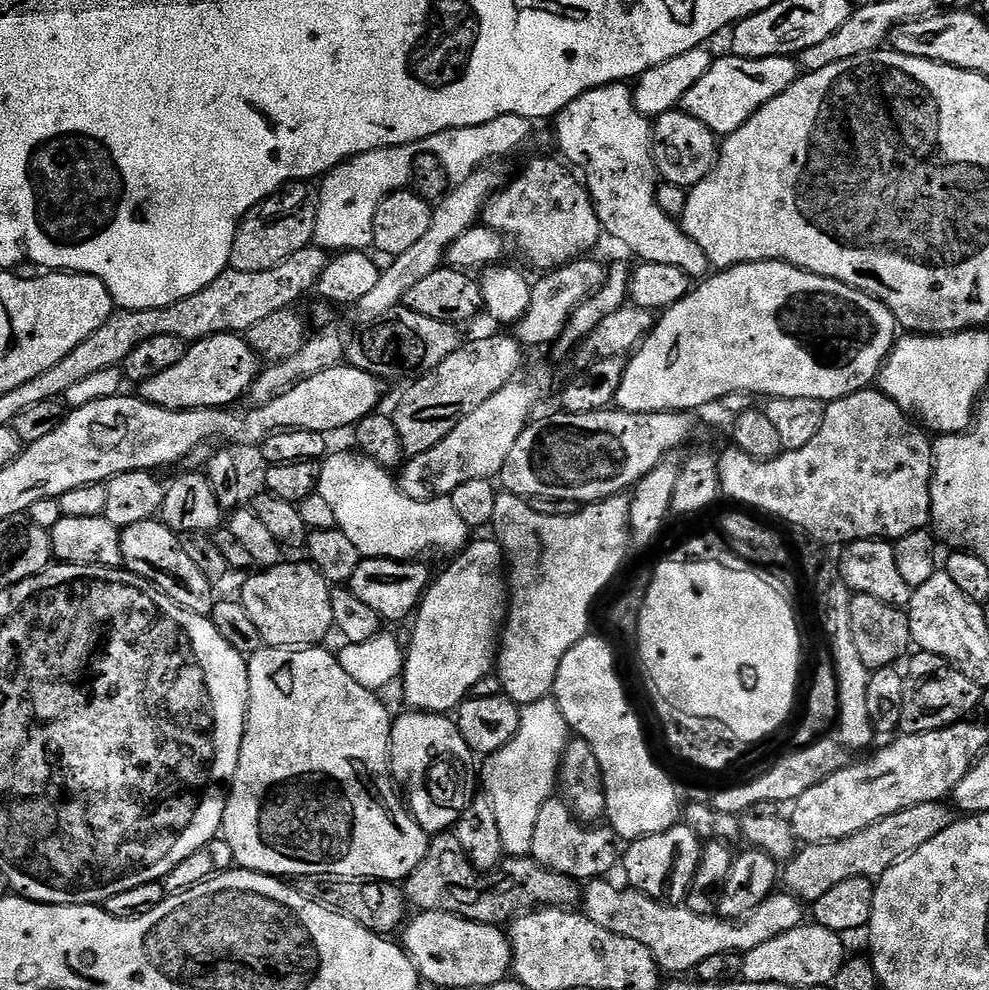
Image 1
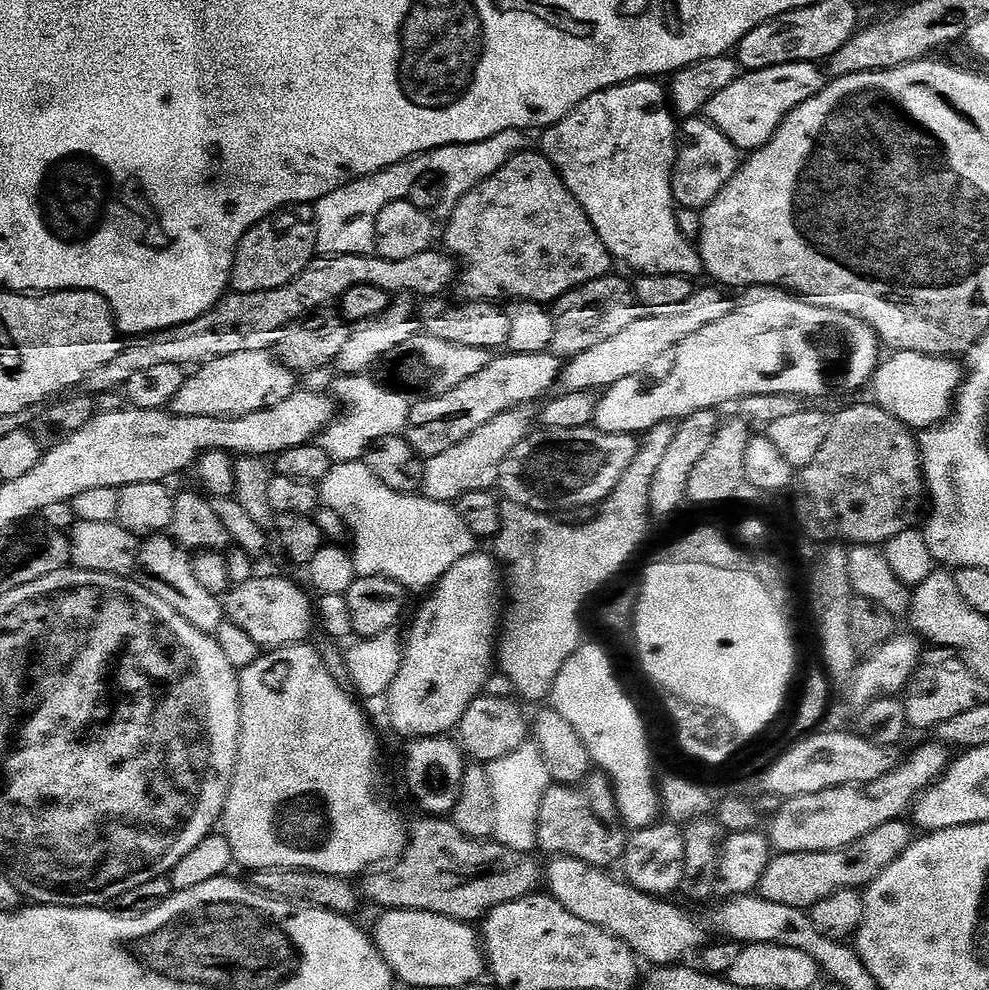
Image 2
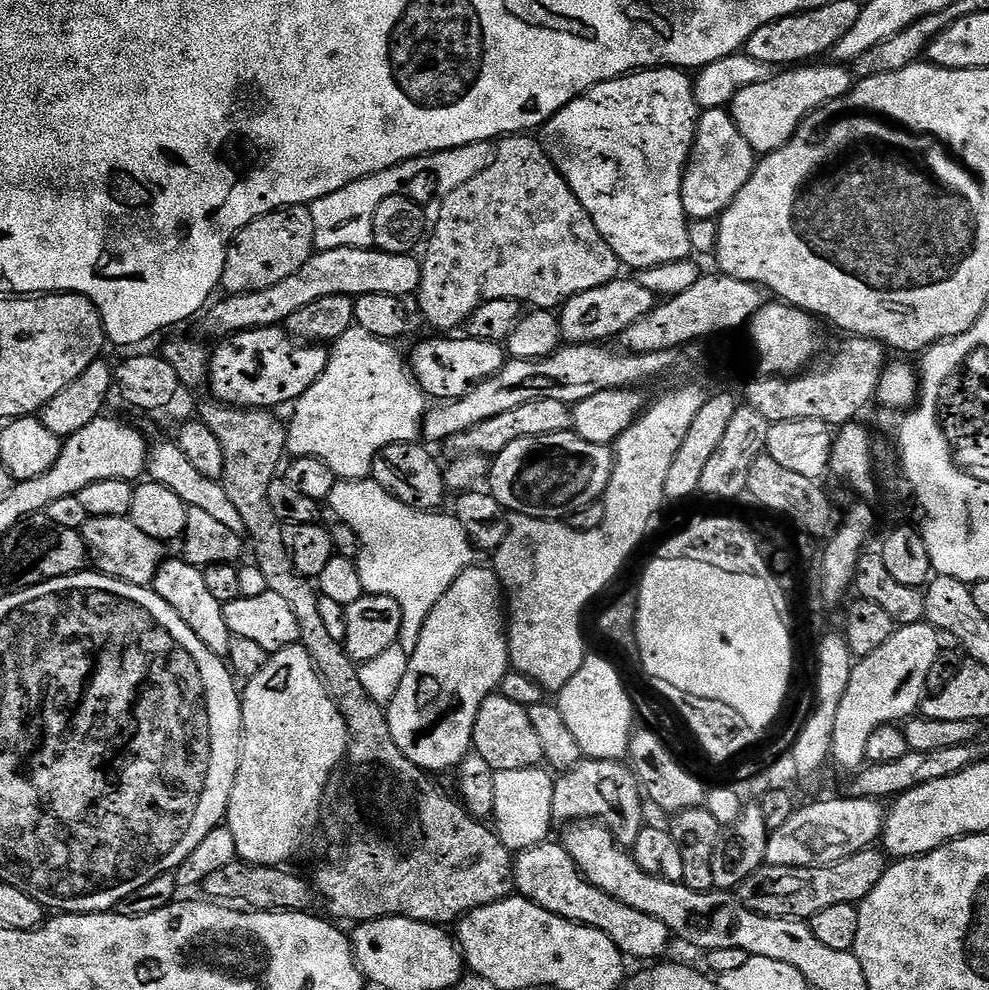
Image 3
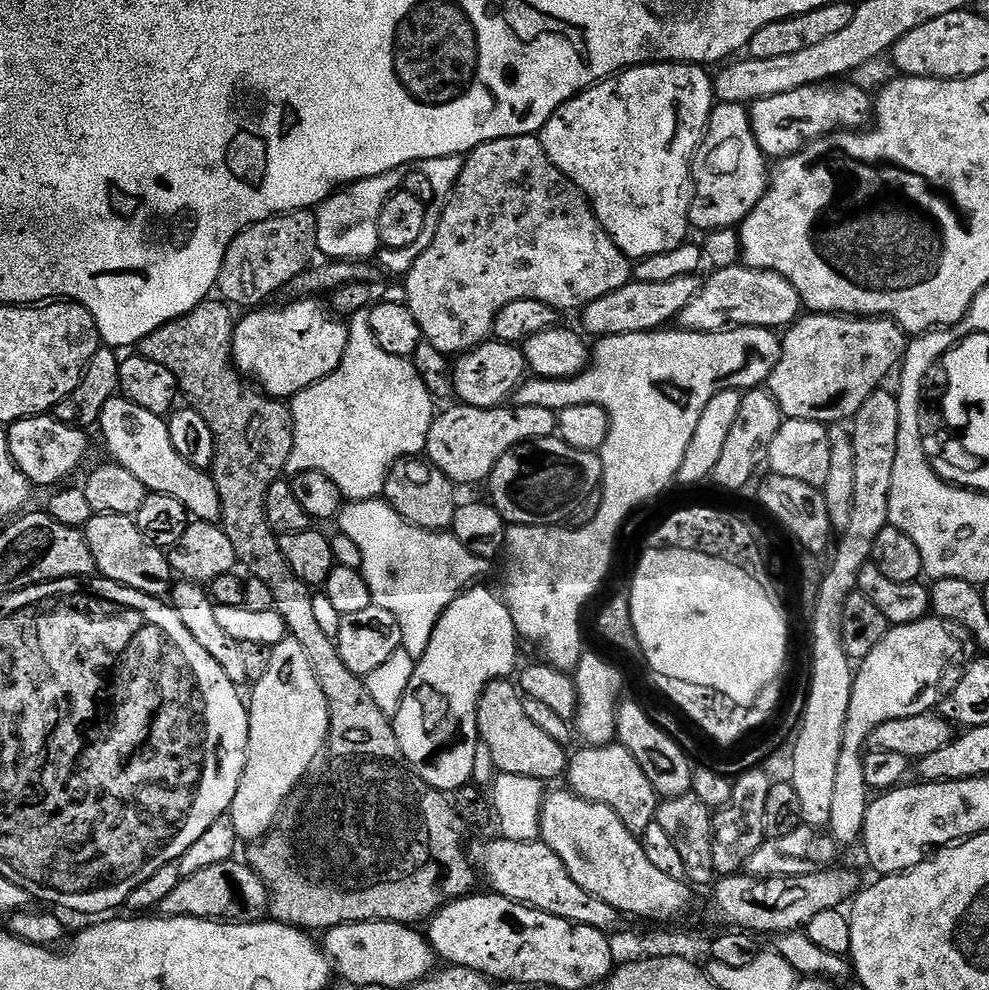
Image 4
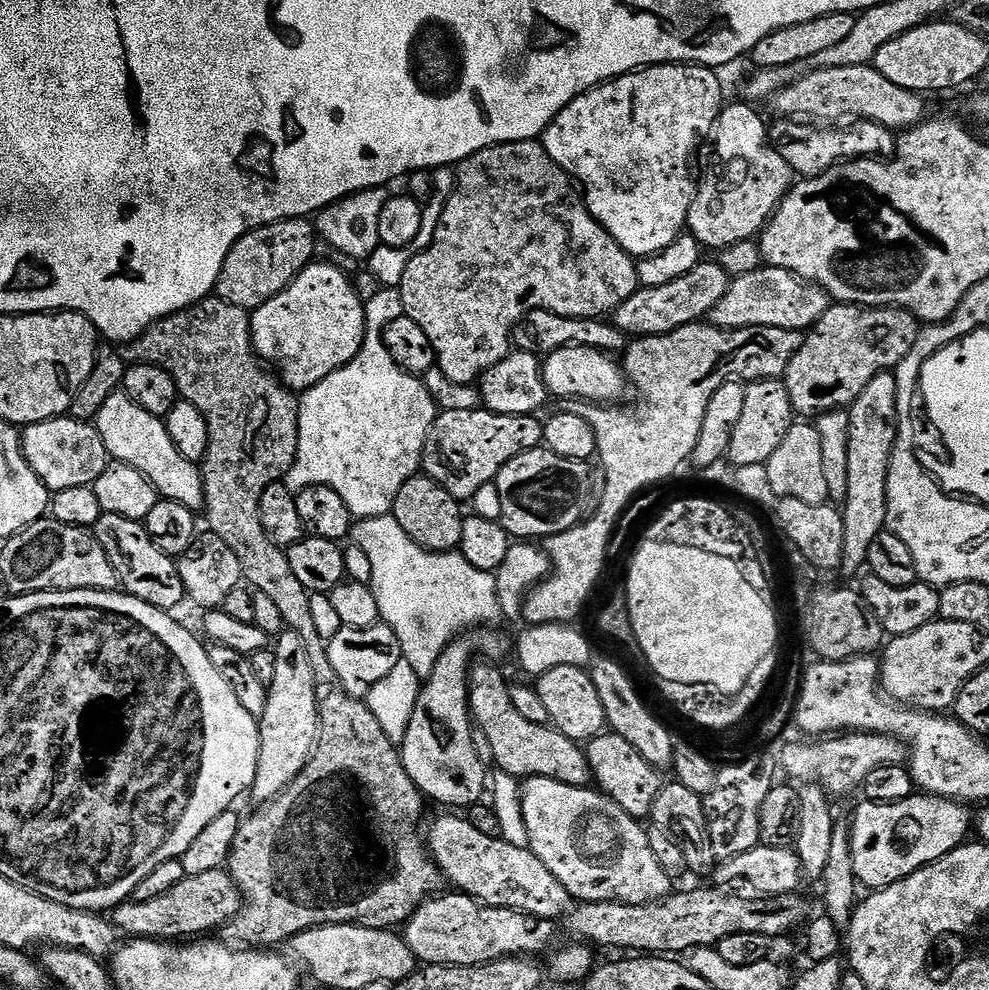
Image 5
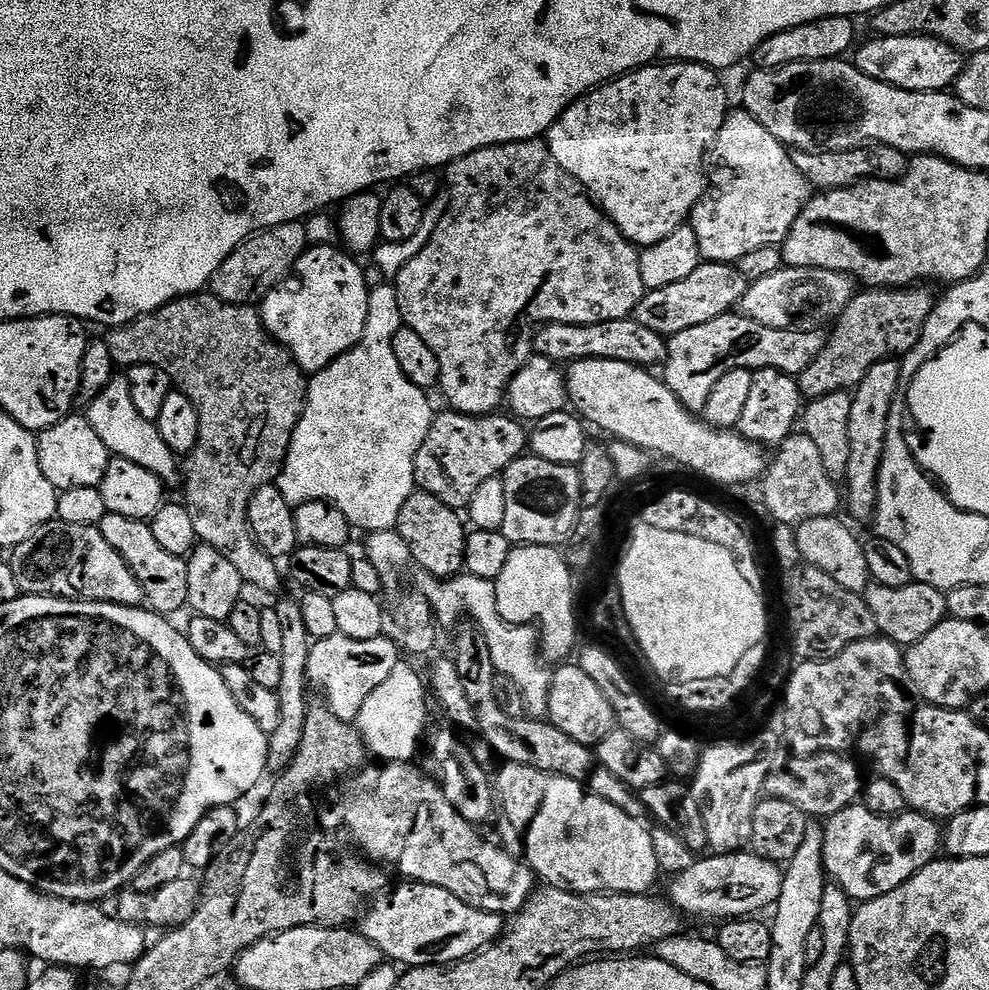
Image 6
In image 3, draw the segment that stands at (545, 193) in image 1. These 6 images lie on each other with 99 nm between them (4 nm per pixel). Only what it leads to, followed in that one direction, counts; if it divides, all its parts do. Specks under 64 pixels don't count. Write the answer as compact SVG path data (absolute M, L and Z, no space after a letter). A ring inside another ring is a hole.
M512 134L507 138L501 139L495 145L494 155L488 165L470 182L458 186L449 196L443 197L440 203L440 217L436 220L436 225L431 225L430 235L426 240L428 253L422 256L422 267L420 270L420 312L436 328L441 328L441 333L448 334L451 328L467 325L468 319L486 302L495 300L519 300L521 305L531 306L536 310L556 310L568 301L572 296L582 294L586 290L594 290L598 286L606 286L611 280L617 279L621 275L622 265L620 260L610 250L610 246L602 238L598 226L590 218L590 214L578 202L578 198L573 194L572 188L564 181L564 176L552 164L552 159L544 152L539 143L531 140L528 134Z

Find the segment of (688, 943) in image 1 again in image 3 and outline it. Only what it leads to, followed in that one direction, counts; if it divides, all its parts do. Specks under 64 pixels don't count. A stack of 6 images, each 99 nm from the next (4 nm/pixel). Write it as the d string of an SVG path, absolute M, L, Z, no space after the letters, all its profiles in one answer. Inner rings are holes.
M545 842L515 853L515 891L525 900L533 900L538 906L572 920L575 924L602 930L602 934L606 934L620 947L625 957L644 960L640 962L652 962L663 957L660 955L667 950L670 941L668 927L658 922L658 918L642 910L634 910L634 906L628 906L626 902L598 890L598 886L581 876L580 868L572 861L563 843L552 843Z

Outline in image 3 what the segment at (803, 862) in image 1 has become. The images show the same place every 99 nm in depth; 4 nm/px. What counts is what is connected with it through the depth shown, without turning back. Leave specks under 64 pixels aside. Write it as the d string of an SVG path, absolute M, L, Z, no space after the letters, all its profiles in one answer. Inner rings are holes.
M876 846L863 848L858 854L836 864L825 862L815 868L765 866L740 884L738 898L747 908L763 916L810 918L826 910L826 906L859 905L870 894L870 890L878 886L888 867L890 864L885 853Z

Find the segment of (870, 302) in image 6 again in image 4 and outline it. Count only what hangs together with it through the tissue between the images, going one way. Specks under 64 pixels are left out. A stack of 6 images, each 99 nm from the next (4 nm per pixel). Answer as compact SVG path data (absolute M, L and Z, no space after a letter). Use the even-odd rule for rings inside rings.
M804 314L792 323L792 325L783 333L782 347L780 349L780 361L778 366L774 368L768 379L766 389L772 396L774 402L777 403L784 418L790 420L809 420L810 422L818 422L819 424L844 424L851 421L857 414L858 410L862 410L862 402L866 402L866 398L870 398L870 394L874 394L881 387L880 384L888 375L895 373L901 367L904 354L910 347L909 333L894 320L889 320L883 316L846 316L843 314Z

